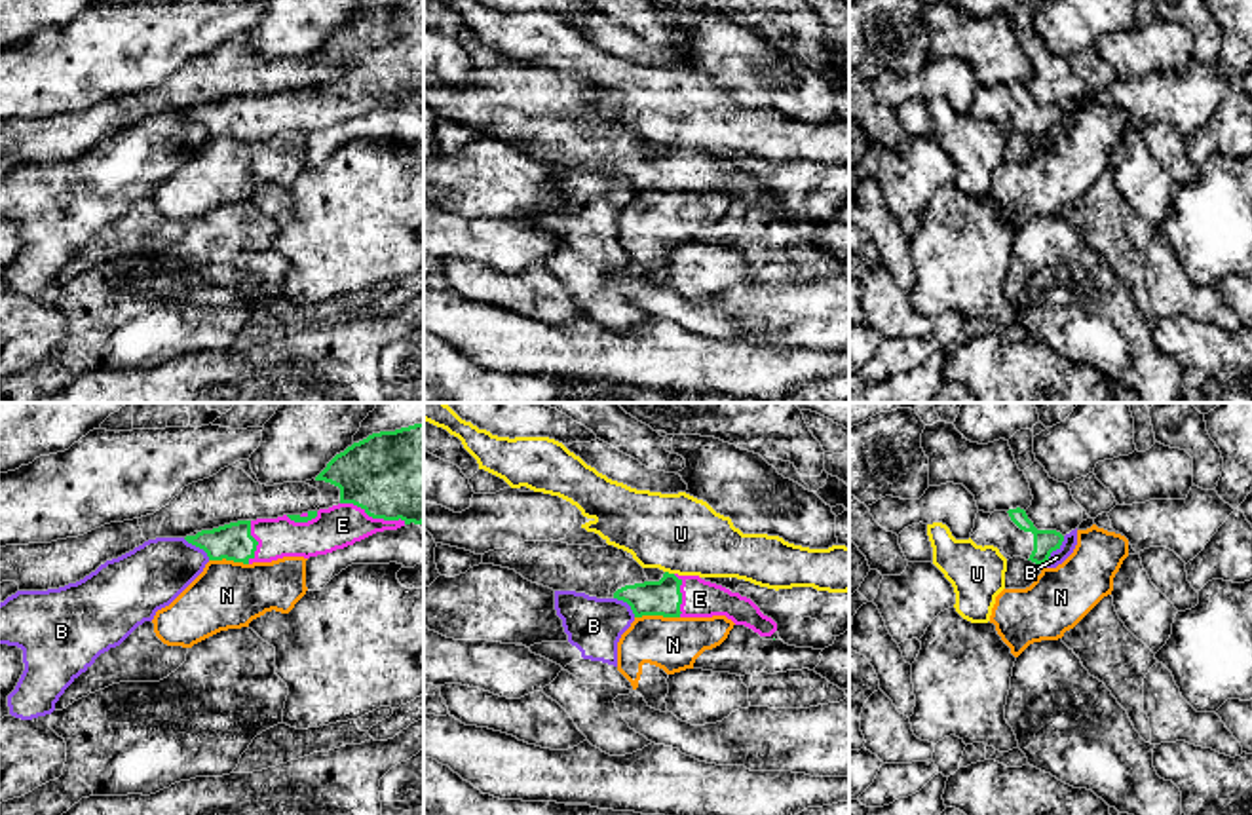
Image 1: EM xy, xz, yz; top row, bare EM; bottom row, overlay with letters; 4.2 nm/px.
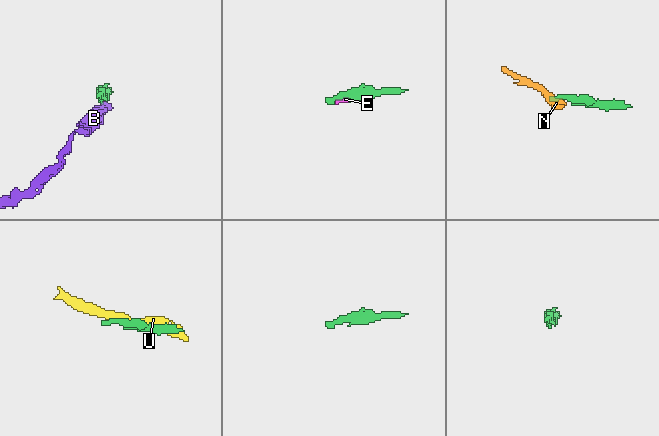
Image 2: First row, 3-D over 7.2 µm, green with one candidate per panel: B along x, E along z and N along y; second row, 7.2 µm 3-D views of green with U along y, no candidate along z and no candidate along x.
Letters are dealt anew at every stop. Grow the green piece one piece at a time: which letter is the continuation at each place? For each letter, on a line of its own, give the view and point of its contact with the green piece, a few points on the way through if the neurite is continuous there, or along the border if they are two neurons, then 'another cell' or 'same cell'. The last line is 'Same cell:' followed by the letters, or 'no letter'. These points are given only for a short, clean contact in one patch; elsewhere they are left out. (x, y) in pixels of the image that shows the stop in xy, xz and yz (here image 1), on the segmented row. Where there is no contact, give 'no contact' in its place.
B: meets green in yz at (1053, 549); border along yz (1064, 536), (1042, 567); another cell
E: meets green in xy at (373, 517); same cell
N: meets green in xz at (656, 614); border along xz (679, 616), (635, 618); another cell
U: meets green in xz at (667, 572); another cell
Same cell: E

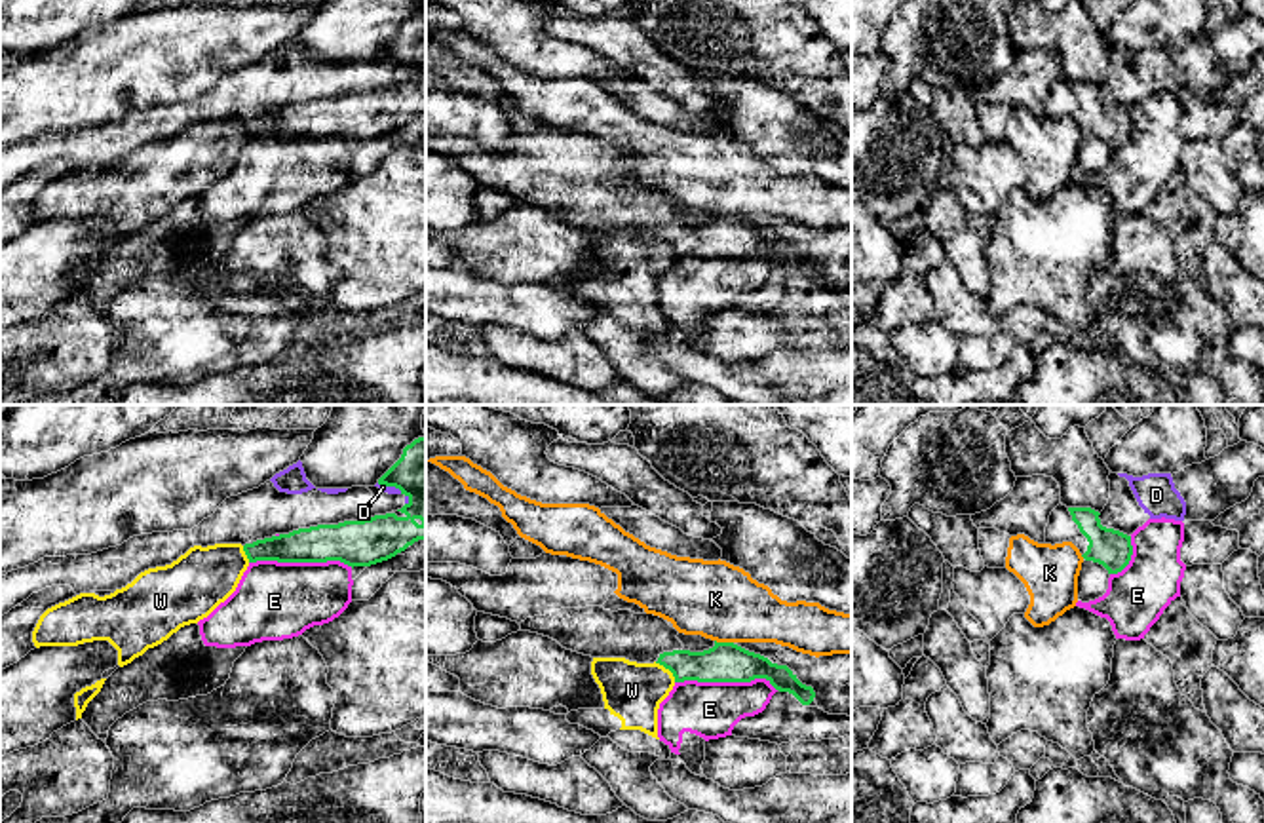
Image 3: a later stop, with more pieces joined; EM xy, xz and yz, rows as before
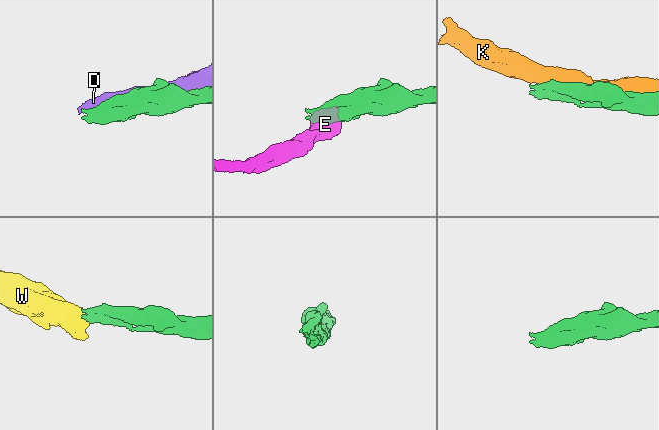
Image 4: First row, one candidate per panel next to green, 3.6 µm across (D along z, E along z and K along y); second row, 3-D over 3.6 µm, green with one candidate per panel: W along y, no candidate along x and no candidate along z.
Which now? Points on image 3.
D: meets green in xy at (390, 485); another cell
E: meets green in xz at (727, 681); border along xz (675, 683), (765, 679), (776, 690); another cell
K: meets green in xz at (725, 643); another cell
W: meets green in xz at (668, 668); border along xz (654, 662), (662, 664), (675, 681); another cell
Same cell: no letter

